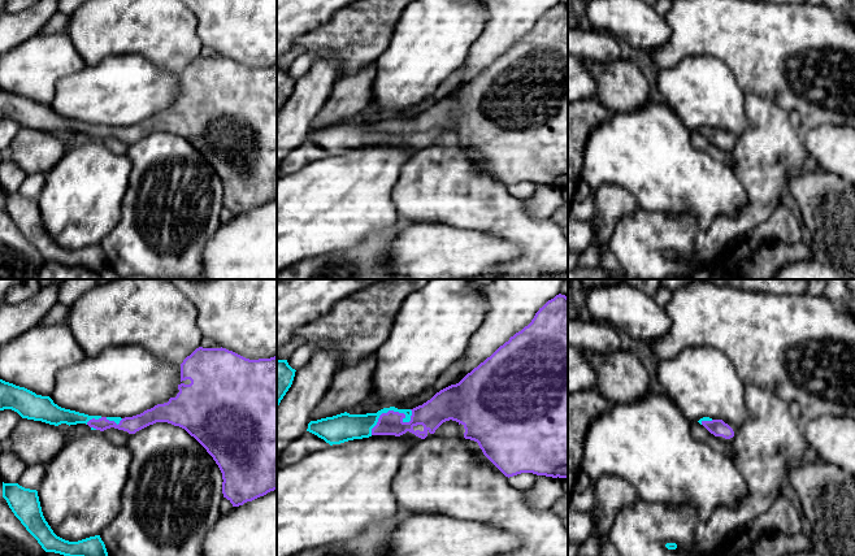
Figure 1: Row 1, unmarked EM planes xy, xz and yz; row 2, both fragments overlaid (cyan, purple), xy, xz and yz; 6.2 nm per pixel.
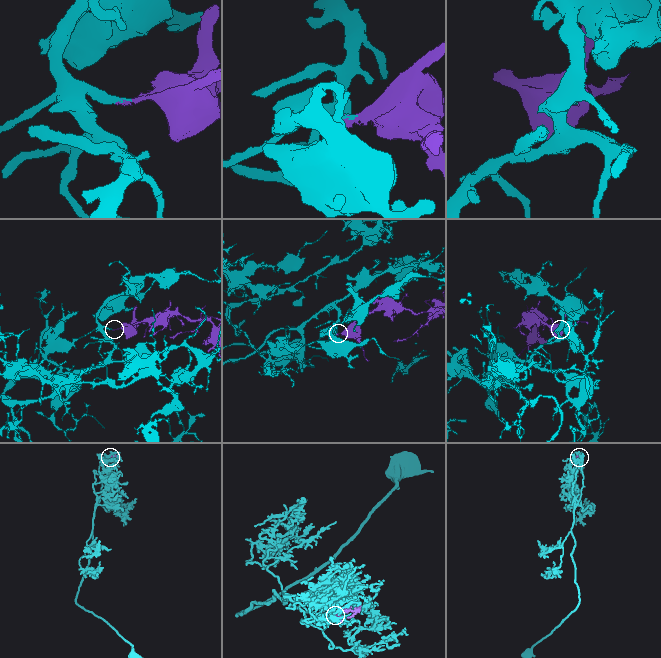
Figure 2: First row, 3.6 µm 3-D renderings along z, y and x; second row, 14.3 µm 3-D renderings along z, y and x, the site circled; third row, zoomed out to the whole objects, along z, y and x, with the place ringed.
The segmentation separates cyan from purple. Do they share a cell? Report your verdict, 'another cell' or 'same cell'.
same cell

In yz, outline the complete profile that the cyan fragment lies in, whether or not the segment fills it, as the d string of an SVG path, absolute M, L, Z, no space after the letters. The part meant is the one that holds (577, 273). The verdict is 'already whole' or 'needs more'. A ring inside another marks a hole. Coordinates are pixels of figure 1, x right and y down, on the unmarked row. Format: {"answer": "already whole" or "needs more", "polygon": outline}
{"answer": "already whole", "polygon": "M577 266L573 270L568 270L568 279L607 279L607 278L613 278L613 277L602 266L596 268Z"}

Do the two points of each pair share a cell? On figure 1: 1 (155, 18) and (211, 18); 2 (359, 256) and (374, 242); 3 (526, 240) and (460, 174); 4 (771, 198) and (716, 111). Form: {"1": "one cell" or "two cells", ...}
{"1": "two cells", "2": "one cell", "3": "one cell", "4": "two cells"}

